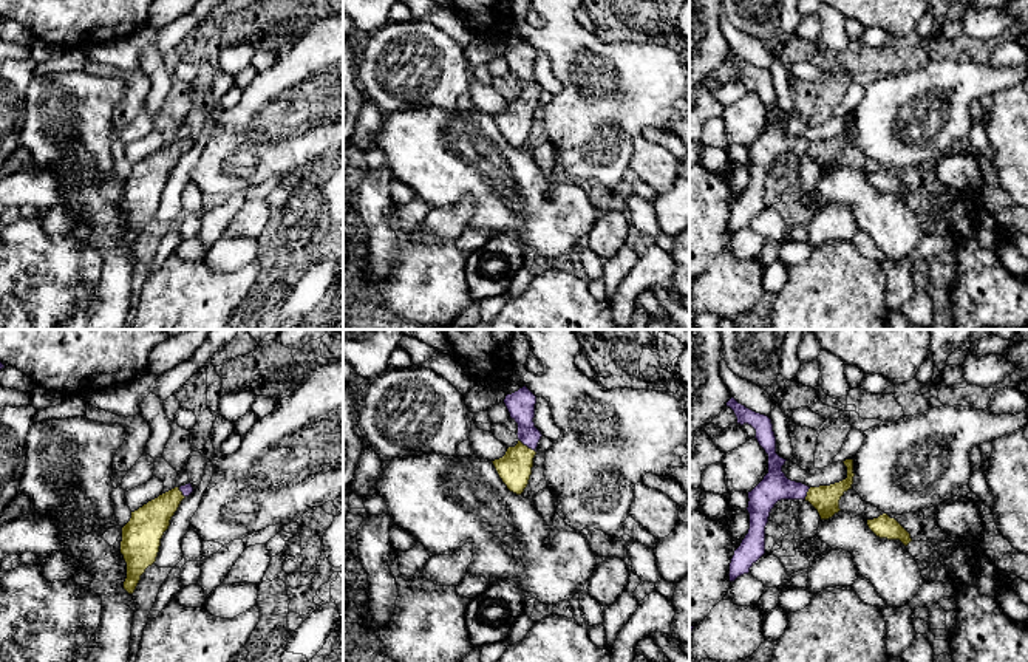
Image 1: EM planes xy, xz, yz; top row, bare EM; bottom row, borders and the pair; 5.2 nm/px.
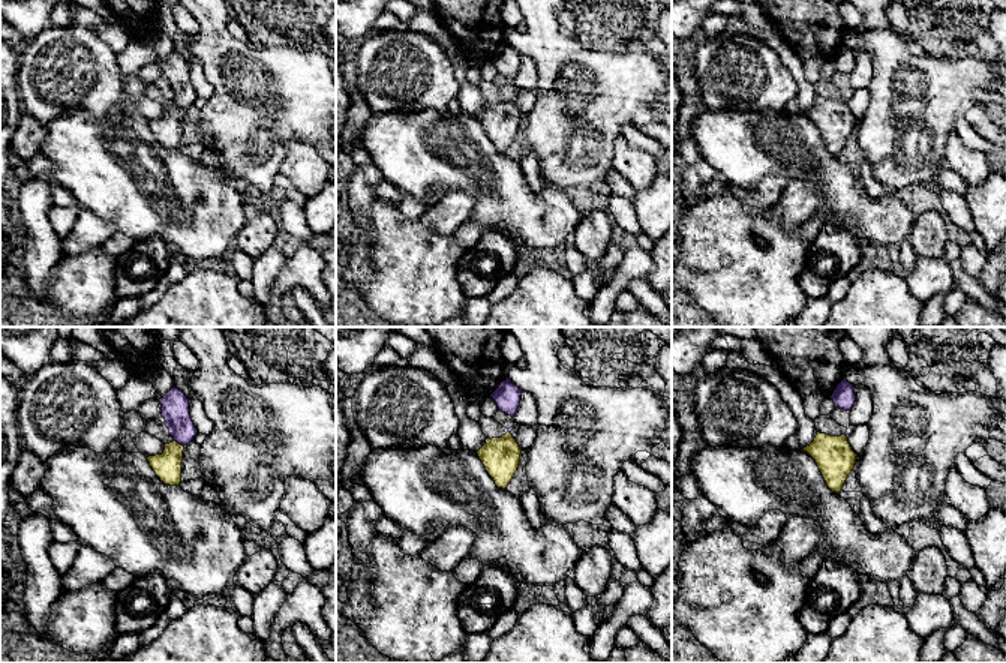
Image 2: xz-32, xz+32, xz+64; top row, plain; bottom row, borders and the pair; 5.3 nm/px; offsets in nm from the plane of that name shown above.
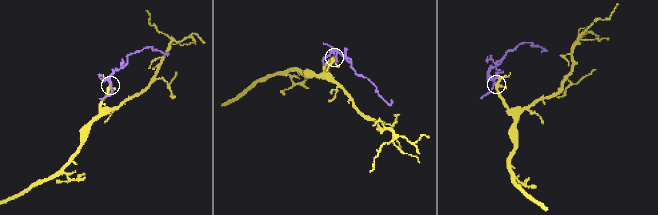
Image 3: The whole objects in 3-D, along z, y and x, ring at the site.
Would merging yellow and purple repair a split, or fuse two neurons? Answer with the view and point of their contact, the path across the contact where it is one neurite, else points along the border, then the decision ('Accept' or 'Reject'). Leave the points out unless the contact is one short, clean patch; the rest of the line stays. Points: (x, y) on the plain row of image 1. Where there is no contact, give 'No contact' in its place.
Touches yellow at xz (526, 99). Path across: xz (515, 121), (526, 99), (526, 76), (521, 58). Accept

